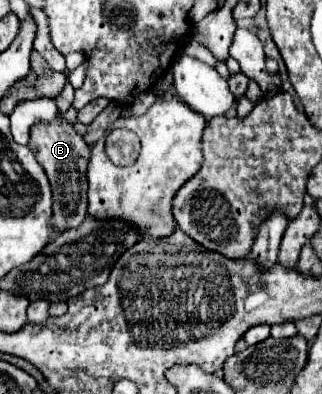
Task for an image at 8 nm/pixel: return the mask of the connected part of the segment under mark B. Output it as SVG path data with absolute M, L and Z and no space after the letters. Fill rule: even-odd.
M56 116L52 122L38 122L30 130L32 152L40 166L44 168L46 176L50 178L52 192L54 192L54 216L52 224L56 230L66 230L78 226L86 216L86 164L90 158L90 146L86 144L84 136L78 134L74 124Z

